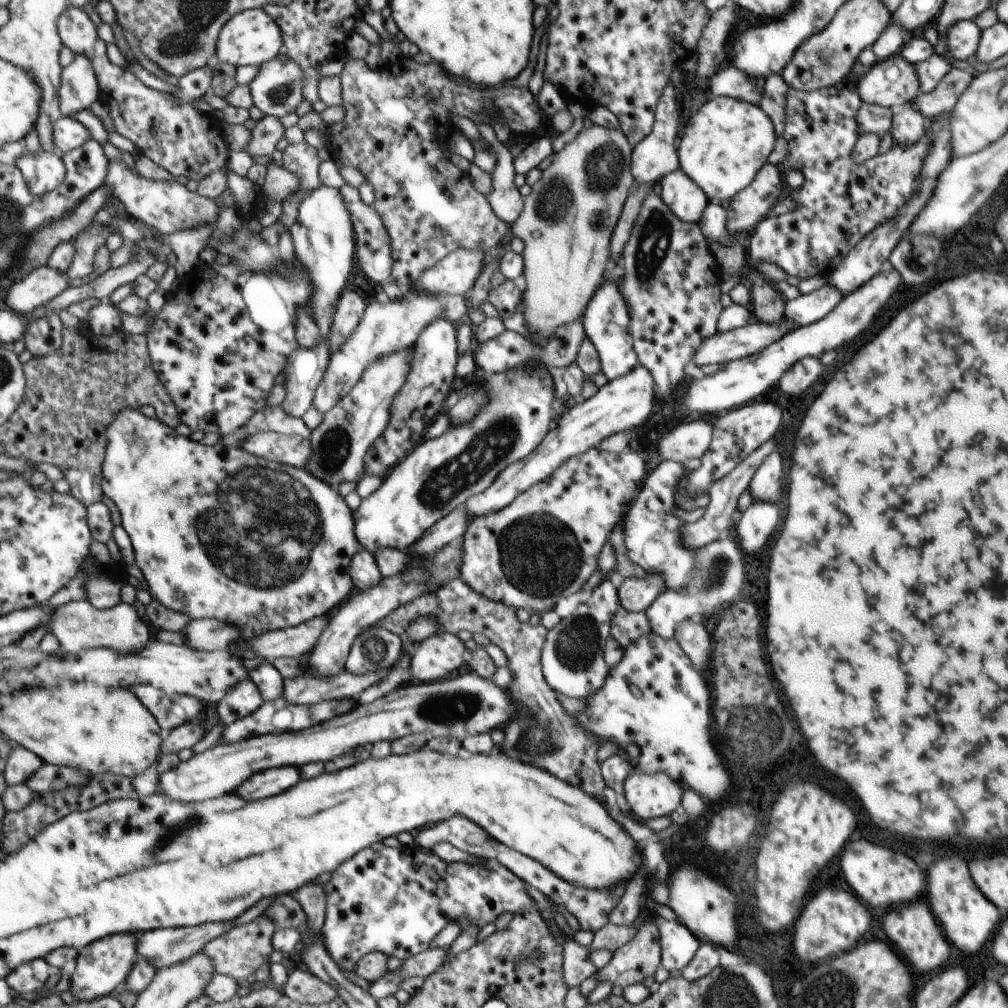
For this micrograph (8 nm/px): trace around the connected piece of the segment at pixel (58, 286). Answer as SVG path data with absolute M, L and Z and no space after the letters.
M49 264L37 268L14 285L6 304L22 315L32 313L67 291L71 287L70 279L68 271L63 272Z

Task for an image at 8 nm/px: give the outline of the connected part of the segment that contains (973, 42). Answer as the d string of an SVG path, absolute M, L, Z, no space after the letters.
M958 21L945 33L949 55L965 63L979 50L983 30L974 21Z

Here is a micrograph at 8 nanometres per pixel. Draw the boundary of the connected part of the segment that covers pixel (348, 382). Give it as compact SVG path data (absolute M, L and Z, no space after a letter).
M408 289L402 298L389 302L372 302L365 308L364 316L356 330L348 336L350 340L342 346L342 350L334 352L331 363L324 376L323 383L317 390L315 408L327 413L334 410L346 396L352 394L355 384L363 378L363 372L371 364L378 363L384 356L394 355L412 347L420 336L420 332L434 322L436 318L445 318L452 323L458 323L464 316L464 298L462 296L430 296L424 292Z

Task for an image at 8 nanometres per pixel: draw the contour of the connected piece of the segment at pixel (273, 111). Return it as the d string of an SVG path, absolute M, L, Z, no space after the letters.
M276 57L270 63L261 66L257 77L250 85L253 101L265 115L278 119L297 113L307 100L304 86L309 74L304 68L290 59Z

